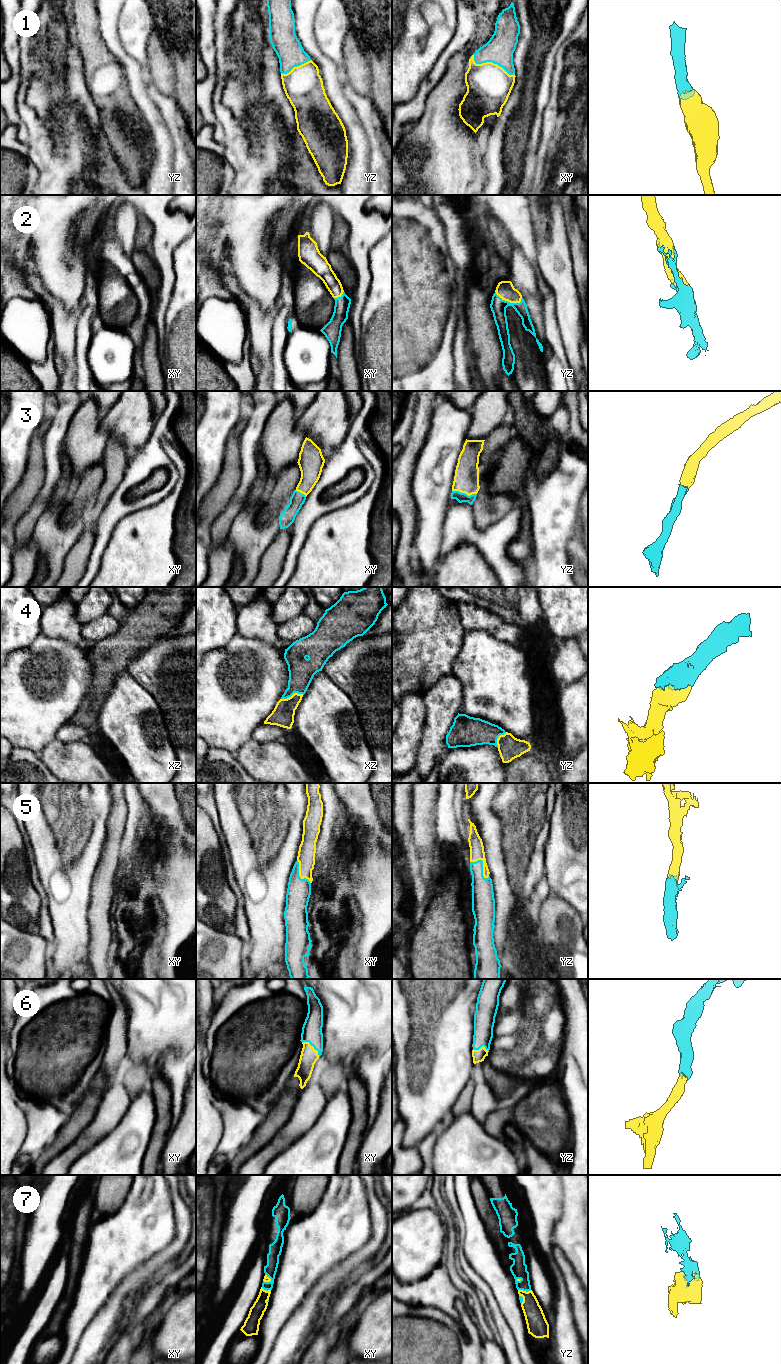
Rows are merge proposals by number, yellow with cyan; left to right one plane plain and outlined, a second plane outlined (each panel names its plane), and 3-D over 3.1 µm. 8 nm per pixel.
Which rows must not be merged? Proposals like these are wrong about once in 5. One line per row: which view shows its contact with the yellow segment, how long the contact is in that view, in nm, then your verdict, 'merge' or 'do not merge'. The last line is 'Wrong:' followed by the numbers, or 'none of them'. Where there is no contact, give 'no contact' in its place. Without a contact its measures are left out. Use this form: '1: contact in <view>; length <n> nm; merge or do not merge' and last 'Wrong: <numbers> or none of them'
1: contact in xy; length 380 nm; merge
2: contact in yz; length 240 nm; merge
3: contact in yz; length 200 nm; merge
4: contact in xz; length 190 nm; merge
5: contact in yz; length 200 nm; merge
6: contact in xy; length 180 nm; merge
7: contact in yz; length 100 nm; merge
Wrong: none of them

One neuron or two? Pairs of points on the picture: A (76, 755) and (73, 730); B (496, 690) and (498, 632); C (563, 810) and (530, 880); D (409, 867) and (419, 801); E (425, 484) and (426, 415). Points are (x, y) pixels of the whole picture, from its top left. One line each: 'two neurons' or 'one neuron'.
A: two neurons
B: two neurons
C: two neurons
D: two neurons
E: two neurons

